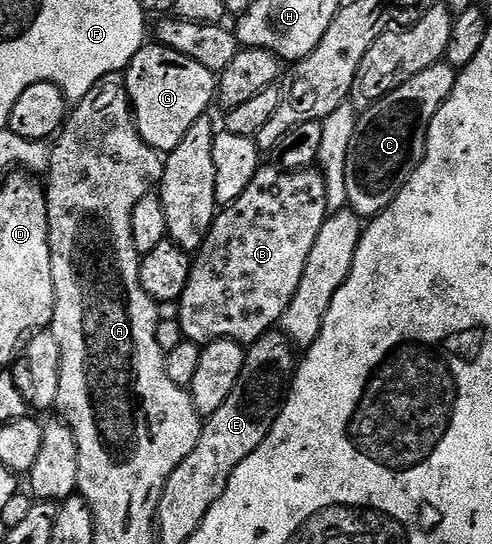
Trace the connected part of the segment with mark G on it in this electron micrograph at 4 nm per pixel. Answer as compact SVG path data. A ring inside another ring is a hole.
M155 42L134 54L124 72L124 81L142 142L161 154L175 150L178 142L186 138L186 130L206 115L218 96L217 73L206 70L206 66L194 62L194 58L186 58L186 54L178 54L178 50L164 48Z

